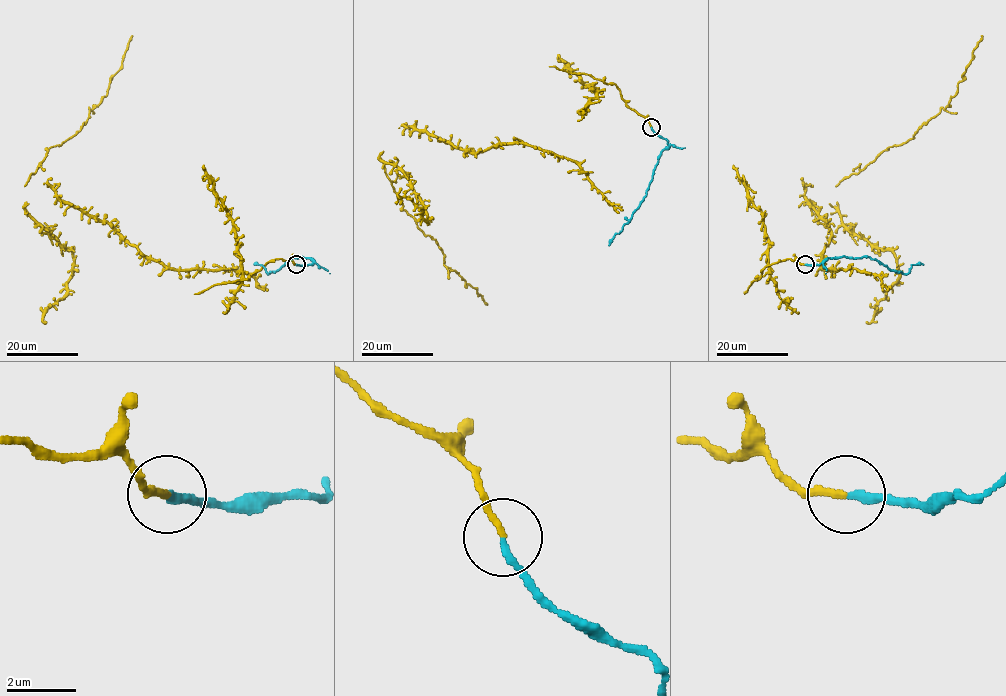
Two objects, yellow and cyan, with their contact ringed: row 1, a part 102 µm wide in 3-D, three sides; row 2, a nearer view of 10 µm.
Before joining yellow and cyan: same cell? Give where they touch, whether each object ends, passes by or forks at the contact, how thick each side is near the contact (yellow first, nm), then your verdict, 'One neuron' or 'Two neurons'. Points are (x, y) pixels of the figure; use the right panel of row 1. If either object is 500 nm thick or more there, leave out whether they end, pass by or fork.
Place: (805, 264). At the ring yellow ends. At the ring cyan ends. Thickness 190 nm (yellow) against 240 nm. One neuron

